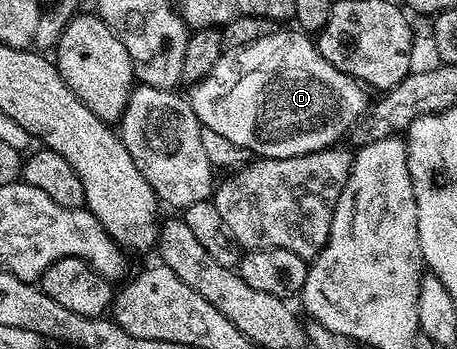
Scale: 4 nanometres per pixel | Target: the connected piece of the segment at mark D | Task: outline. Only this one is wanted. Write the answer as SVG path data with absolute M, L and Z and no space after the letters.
M293 27L282 33L268 33L236 52L222 52L219 63L211 67L202 81L192 86L193 94L188 94L195 115L204 128L231 139L235 147L243 147L258 158L287 159L336 146L340 142L337 140L344 138L369 109L371 101L365 98L366 90L354 77L331 67L331 63L319 55L310 34Z

